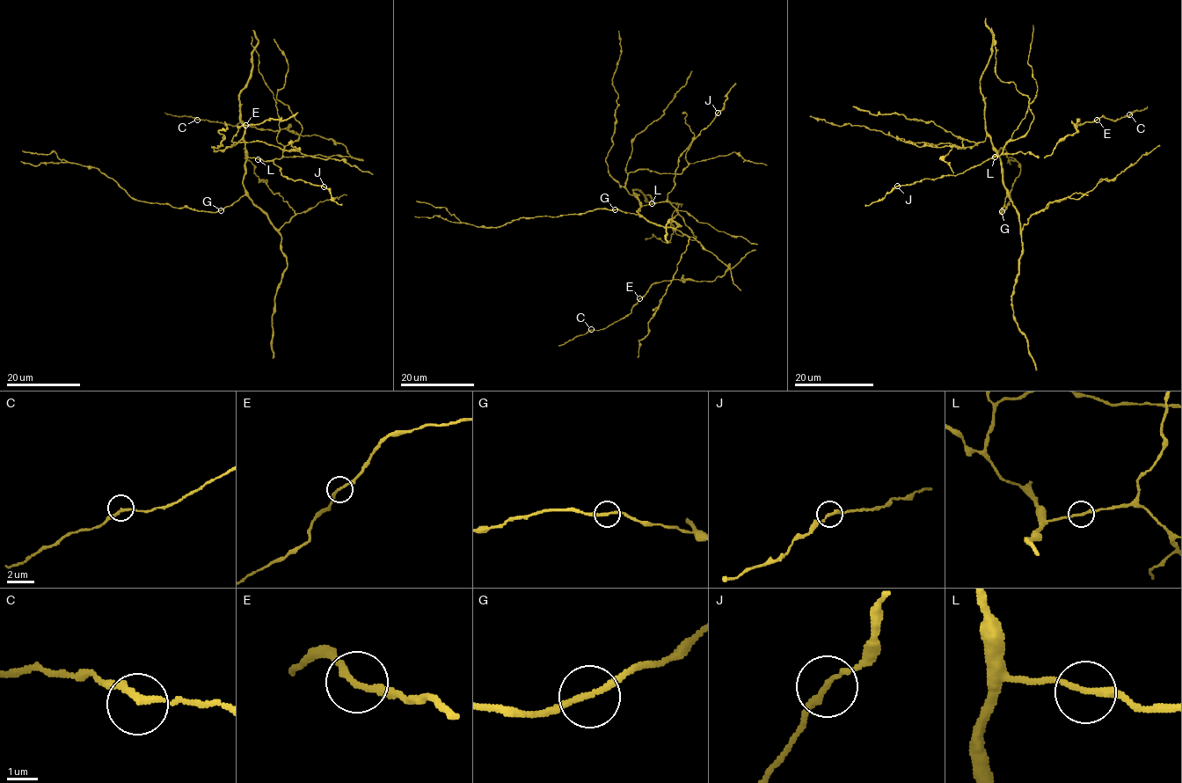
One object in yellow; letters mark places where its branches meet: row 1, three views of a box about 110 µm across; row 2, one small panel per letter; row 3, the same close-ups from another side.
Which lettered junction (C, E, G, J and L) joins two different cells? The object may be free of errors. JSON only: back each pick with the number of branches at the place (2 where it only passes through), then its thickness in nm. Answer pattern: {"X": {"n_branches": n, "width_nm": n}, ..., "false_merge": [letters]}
{"false_merge": []}

